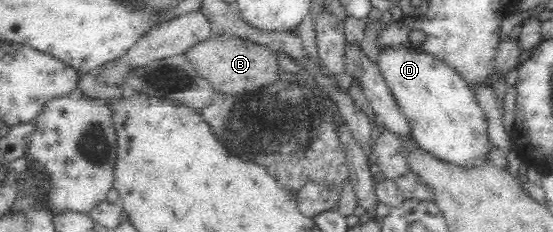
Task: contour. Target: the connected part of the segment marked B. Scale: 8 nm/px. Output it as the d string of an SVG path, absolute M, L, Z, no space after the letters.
M214 32L207 40L194 44L181 55L215 92L237 94L253 91L268 82L277 80L275 76L278 68L271 49L237 33Z

